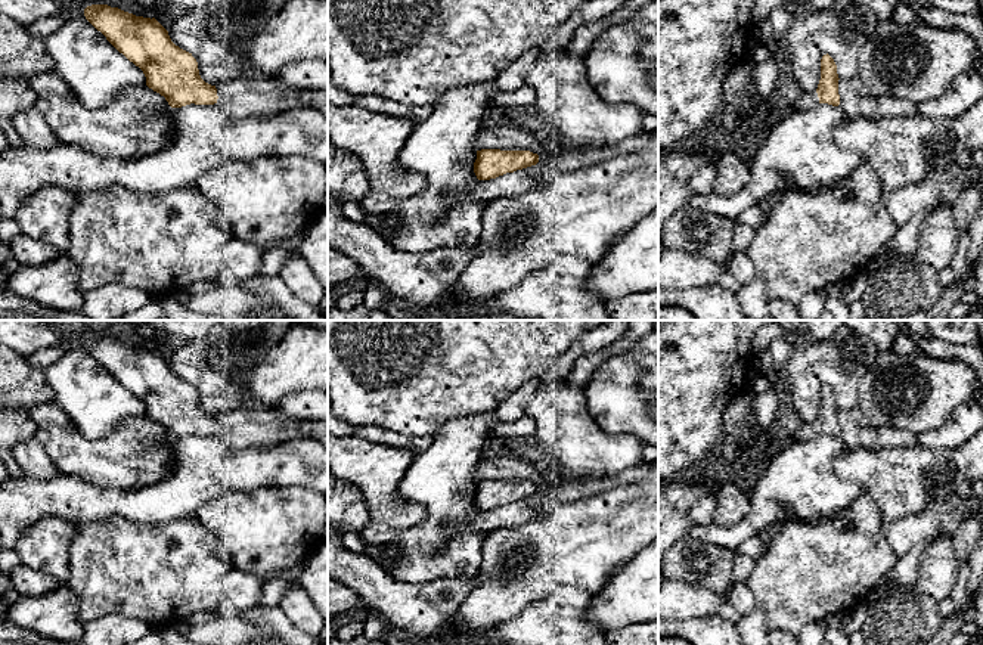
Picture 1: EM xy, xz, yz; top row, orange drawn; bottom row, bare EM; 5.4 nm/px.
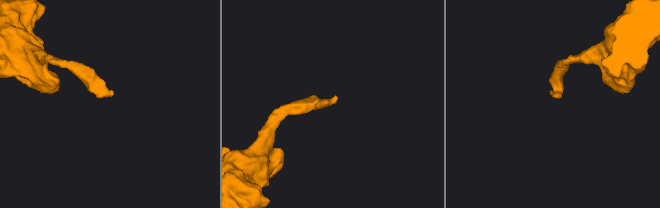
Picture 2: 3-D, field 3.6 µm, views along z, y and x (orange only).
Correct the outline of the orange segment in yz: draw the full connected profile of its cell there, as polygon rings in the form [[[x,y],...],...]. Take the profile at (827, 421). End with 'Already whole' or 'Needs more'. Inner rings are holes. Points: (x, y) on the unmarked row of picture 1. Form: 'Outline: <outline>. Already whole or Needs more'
Outline: [[[827,384],[821,390],[821,410],[813,424],[801,424],[791,443],[806,441],[818,434],[840,435],[838,404],[834,390]]]. Needs more

